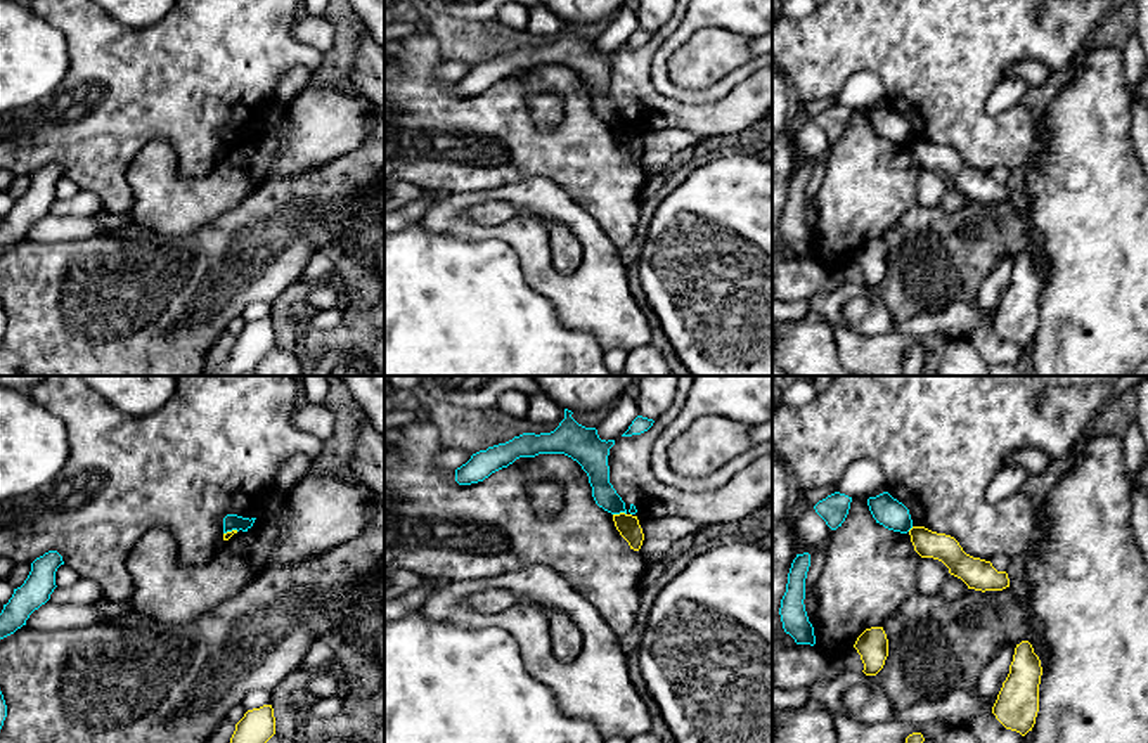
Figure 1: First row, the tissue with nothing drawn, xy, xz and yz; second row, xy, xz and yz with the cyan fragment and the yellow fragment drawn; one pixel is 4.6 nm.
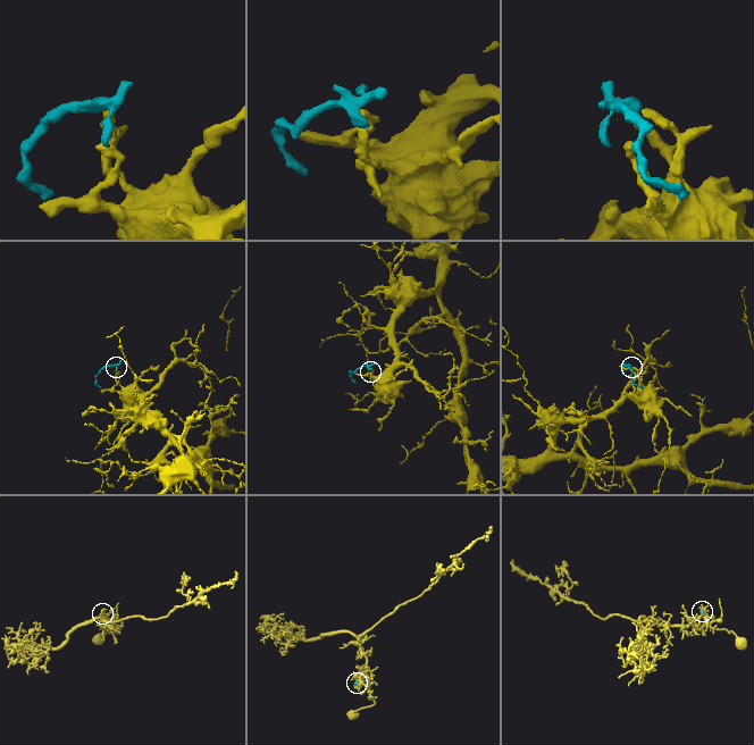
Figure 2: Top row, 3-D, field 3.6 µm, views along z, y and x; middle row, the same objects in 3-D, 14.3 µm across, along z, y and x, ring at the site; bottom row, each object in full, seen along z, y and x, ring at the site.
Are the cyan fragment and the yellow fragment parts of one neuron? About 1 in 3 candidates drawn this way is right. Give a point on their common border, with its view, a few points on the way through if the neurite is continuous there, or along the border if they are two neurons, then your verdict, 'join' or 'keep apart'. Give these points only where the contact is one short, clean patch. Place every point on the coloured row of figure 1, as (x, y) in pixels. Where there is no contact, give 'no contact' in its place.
contact xz (619, 513); border xz (625, 513), (613, 515); keep apart

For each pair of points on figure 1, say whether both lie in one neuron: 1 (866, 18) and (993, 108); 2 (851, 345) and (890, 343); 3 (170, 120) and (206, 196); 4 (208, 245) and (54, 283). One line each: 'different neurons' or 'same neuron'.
1: different neurons
2: same neuron
3: different neurons
4: same neuron

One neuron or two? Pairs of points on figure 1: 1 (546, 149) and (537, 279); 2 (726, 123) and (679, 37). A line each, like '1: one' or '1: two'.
1: two
2: two

